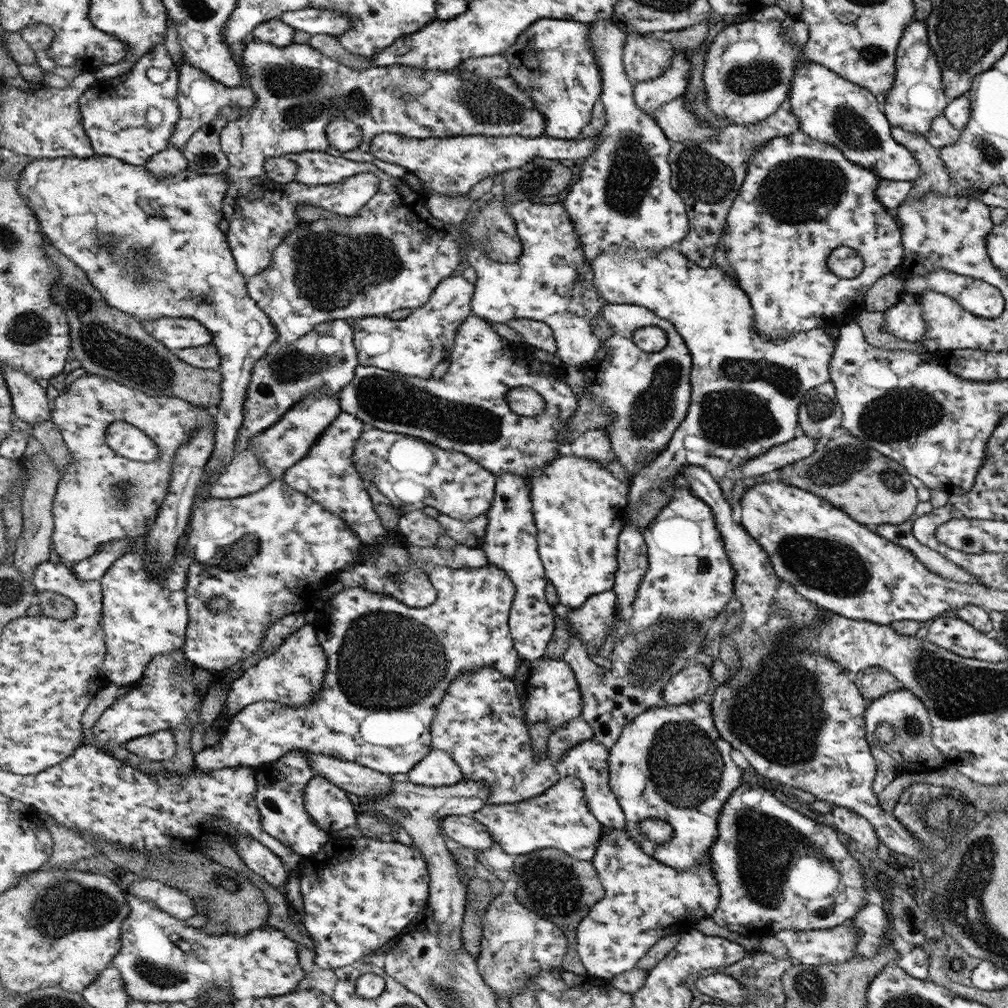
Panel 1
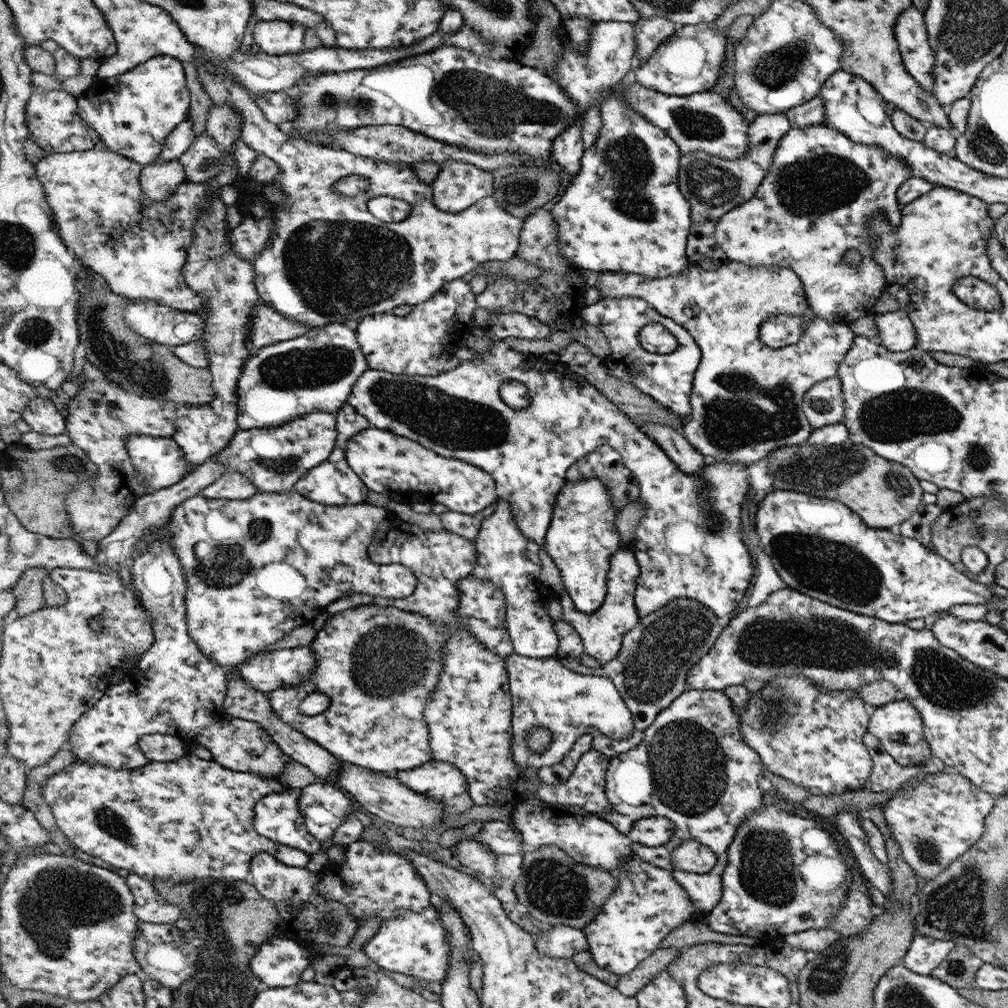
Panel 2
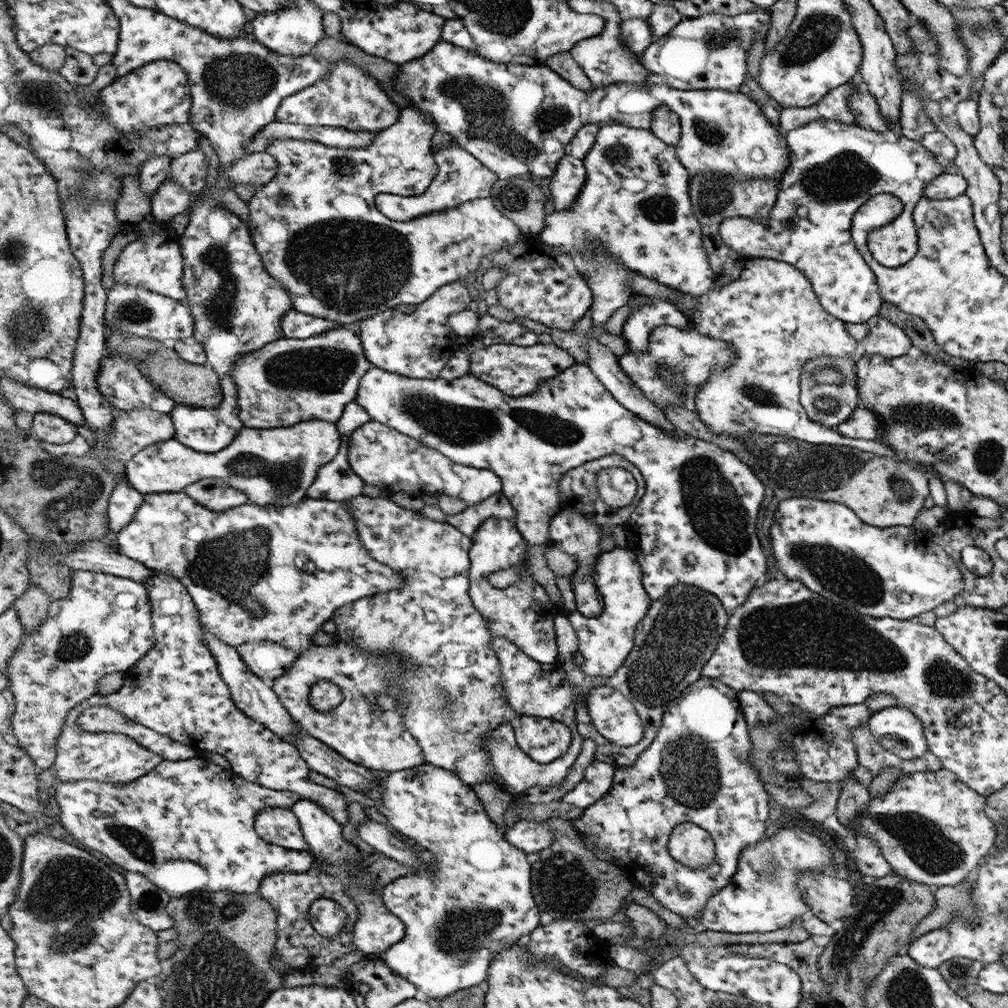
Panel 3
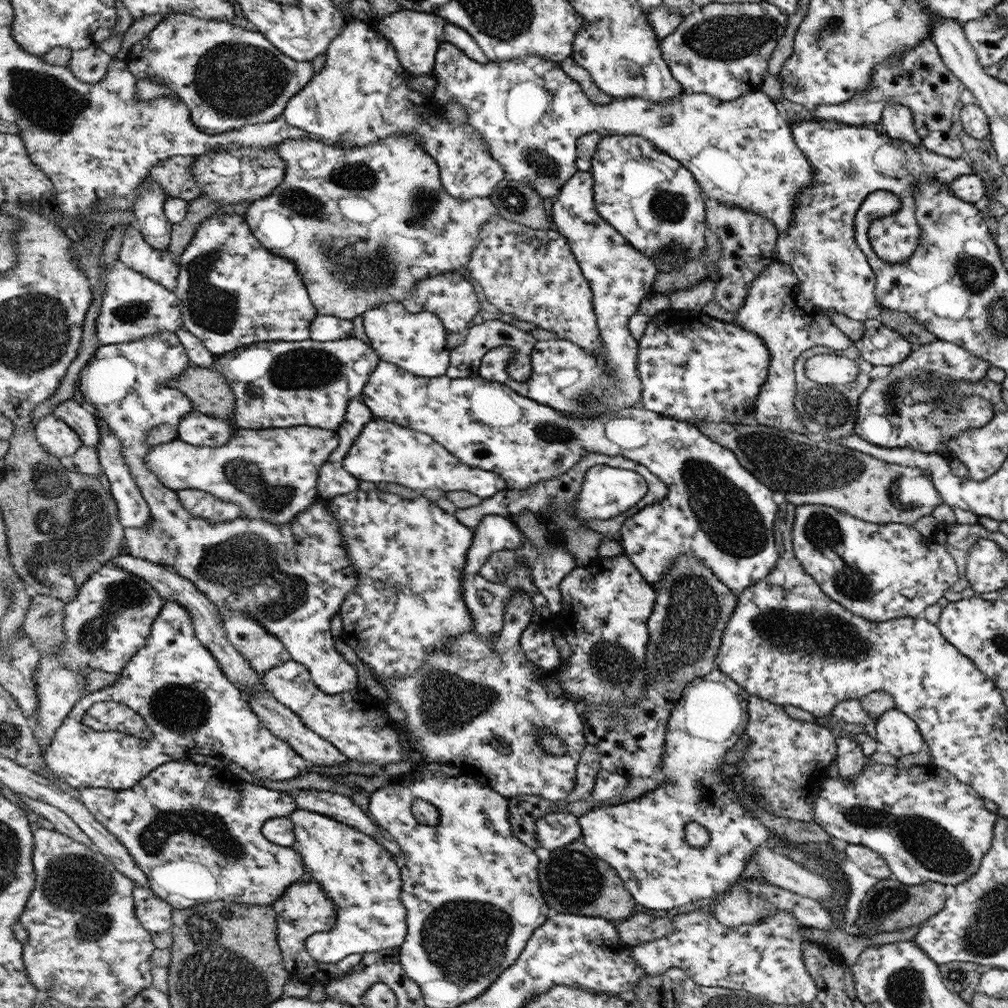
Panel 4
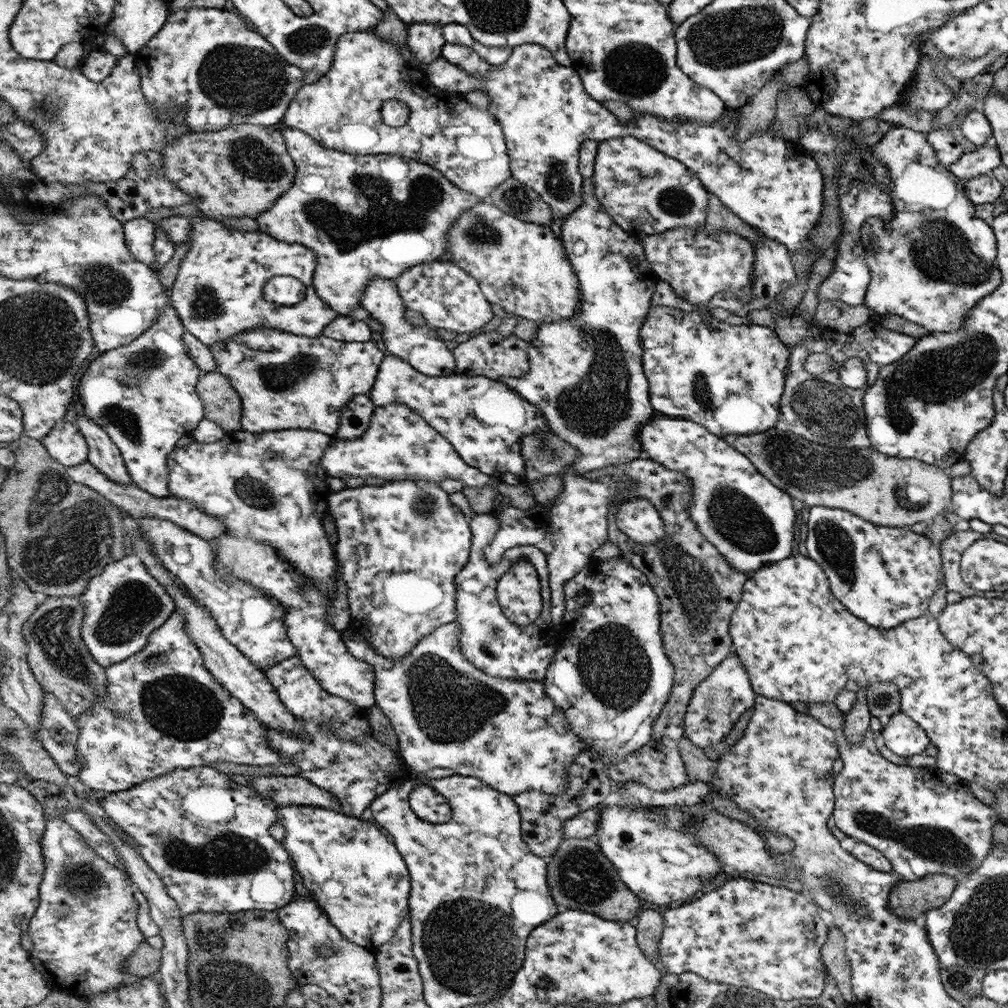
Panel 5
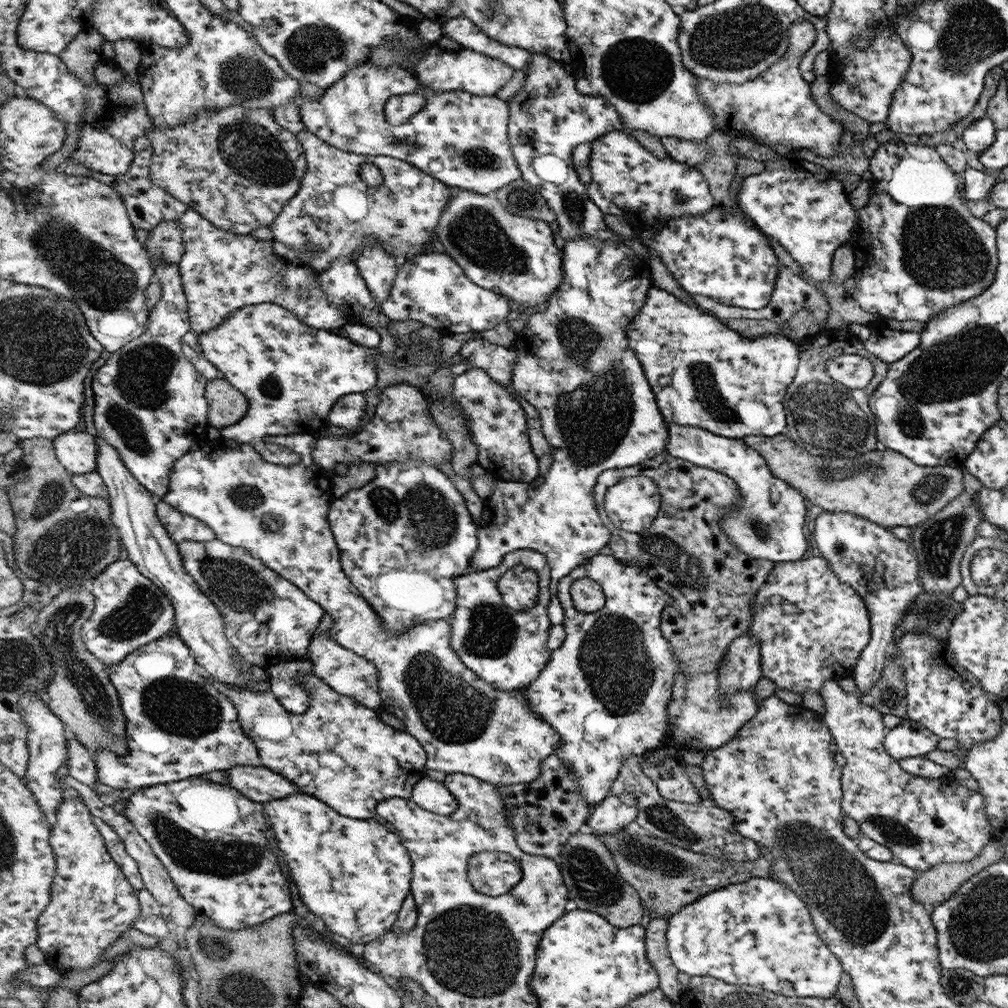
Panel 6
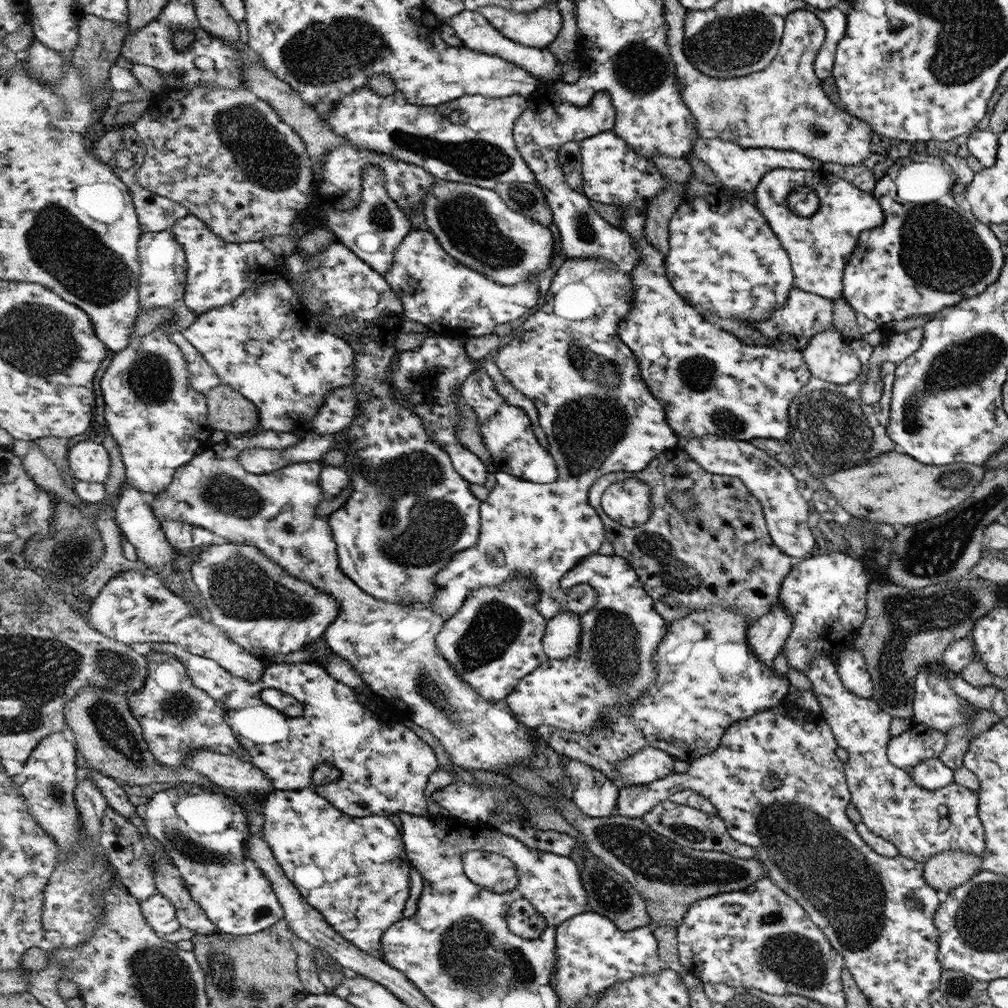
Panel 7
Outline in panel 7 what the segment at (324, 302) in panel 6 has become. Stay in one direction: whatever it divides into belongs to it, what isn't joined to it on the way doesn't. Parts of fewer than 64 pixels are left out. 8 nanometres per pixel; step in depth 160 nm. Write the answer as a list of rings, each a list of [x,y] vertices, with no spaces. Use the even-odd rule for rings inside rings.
[[[192,214],[180,219],[173,229],[187,252],[189,282],[186,304],[198,317],[212,309],[231,304],[244,292],[258,285],[276,279],[290,282],[286,276],[285,260],[282,264],[277,263],[275,254],[261,242],[224,241],[209,225],[200,220],[199,216]]]

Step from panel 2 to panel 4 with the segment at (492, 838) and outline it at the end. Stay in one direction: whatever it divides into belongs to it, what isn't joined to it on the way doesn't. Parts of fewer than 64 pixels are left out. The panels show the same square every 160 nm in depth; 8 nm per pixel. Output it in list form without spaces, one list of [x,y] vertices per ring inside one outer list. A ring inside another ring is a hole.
[[[567,812],[550,813],[538,818],[535,833],[539,846],[549,851],[581,840],[583,836],[579,819]]]

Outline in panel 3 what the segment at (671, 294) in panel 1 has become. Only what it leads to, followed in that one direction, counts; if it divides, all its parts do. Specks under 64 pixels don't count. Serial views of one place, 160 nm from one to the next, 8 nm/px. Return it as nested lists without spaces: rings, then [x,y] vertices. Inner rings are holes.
[[[750,259],[744,263],[743,275],[740,276],[738,280],[726,284],[726,286],[720,286],[721,282],[716,280],[712,290],[706,292],[704,296],[690,296],[690,294],[682,293],[682,296],[678,298],[677,308],[688,315],[690,323],[693,323],[693,327],[696,328],[698,333],[702,333],[708,337],[718,339],[720,341],[728,342],[728,345],[732,345],[736,349],[735,359],[731,362],[731,365],[725,369],[724,367],[714,367],[711,375],[708,377],[708,382],[703,384],[703,387],[696,393],[695,402],[696,402],[696,413],[700,420],[703,420],[703,423],[707,426],[708,430],[715,432],[715,434],[729,434],[729,436],[746,436],[749,432],[755,432],[756,434],[772,434],[776,436],[786,436],[792,437],[798,440],[803,440],[810,444],[831,444],[831,445],[844,445],[849,447],[854,447],[866,452],[876,453],[881,457],[894,457],[898,460],[904,460],[908,463],[909,460],[901,458],[899,454],[895,452],[884,443],[880,443],[878,440],[864,440],[857,438],[848,438],[843,434],[840,434],[834,428],[828,428],[824,425],[818,424],[816,421],[813,421],[810,417],[807,416],[807,412],[803,408],[803,404],[800,402],[800,396],[802,389],[800,388],[800,374],[802,374],[802,368],[808,360],[812,358],[844,358],[857,355],[860,352],[859,342],[847,332],[846,323],[839,318],[832,316],[831,313],[828,313],[826,309],[823,308],[822,302],[819,301],[819,298],[816,297],[814,286],[811,285],[811,280],[808,280],[807,276],[804,276],[804,273],[800,272],[799,269],[796,269],[794,265],[788,264],[787,262],[780,260],[772,259]]]

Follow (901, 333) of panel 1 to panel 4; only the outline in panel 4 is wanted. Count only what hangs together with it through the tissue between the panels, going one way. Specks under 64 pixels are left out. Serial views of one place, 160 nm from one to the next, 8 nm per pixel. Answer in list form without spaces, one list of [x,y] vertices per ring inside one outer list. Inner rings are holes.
[[[870,319],[863,322],[864,335],[854,342],[861,358],[872,366],[892,366],[902,362],[915,347],[900,336],[896,330],[884,326],[879,320]]]

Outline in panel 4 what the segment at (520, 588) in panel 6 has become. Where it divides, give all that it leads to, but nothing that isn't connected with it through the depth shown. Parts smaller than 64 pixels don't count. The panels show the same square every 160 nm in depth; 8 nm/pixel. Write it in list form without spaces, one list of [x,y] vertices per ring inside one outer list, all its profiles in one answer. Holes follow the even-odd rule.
[[[516,596],[516,600],[512,600],[512,604],[506,610],[506,622],[504,623],[504,630],[500,631],[498,638],[491,641],[488,637],[476,634],[475,632],[465,632],[454,636],[439,650],[433,650],[425,662],[421,664],[419,670],[415,674],[407,674],[401,678],[376,678],[378,683],[383,686],[389,698],[392,699],[406,714],[407,714],[407,729],[410,729],[416,736],[419,742],[418,749],[415,751],[420,753],[422,763],[438,763],[442,765],[452,765],[458,768],[461,775],[470,777],[474,781],[478,781],[480,785],[490,788],[500,795],[505,797],[518,795],[532,795],[541,796],[542,798],[557,801],[566,798],[575,789],[575,780],[577,778],[577,767],[579,760],[582,758],[584,748],[587,747],[587,739],[584,736],[583,719],[581,709],[578,704],[571,699],[571,696],[564,692],[560,681],[557,679],[556,670],[549,671],[548,669],[540,668],[532,661],[527,659],[523,648],[521,647],[520,637],[523,630],[528,626],[533,613],[533,602],[529,596]],[[542,731],[550,731],[561,738],[561,742],[566,743],[566,754],[560,757],[552,756],[542,749],[537,734]]]

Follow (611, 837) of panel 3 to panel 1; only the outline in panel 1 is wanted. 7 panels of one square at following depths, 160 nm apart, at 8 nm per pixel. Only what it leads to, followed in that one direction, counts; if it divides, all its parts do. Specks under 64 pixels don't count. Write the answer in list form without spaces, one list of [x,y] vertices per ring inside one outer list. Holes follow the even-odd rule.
[[[692,700],[686,704],[664,705],[647,708],[632,723],[623,728],[618,742],[610,752],[610,786],[618,796],[619,803],[626,814],[629,837],[639,844],[644,852],[656,860],[675,869],[689,869],[710,859],[711,846],[719,836],[720,812],[736,788],[742,785],[742,772],[732,762],[732,745],[720,736],[714,721],[711,704]],[[648,818],[658,818],[672,826],[672,838],[665,843],[656,844],[641,832],[640,823]]]

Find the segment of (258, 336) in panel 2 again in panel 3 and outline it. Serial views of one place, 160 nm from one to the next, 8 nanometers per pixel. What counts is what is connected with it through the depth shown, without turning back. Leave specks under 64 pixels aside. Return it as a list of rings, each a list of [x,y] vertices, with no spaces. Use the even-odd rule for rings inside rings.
[[[295,309],[286,312],[280,319],[280,329],[282,335],[288,339],[308,339],[320,334],[326,334],[334,328],[341,326],[340,323],[333,320],[321,319],[320,317],[304,315]]]

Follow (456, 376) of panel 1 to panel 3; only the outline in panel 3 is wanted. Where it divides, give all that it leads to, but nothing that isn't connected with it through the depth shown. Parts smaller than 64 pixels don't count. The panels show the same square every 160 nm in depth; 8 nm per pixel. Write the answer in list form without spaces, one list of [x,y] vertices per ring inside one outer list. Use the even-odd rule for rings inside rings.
[[[574,364],[568,370],[562,371],[559,375],[553,376],[551,379],[546,379],[535,393],[524,397],[519,396],[518,398],[500,392],[500,389],[488,384],[487,381],[480,380],[480,377],[474,376],[472,373],[450,380],[444,379],[442,376],[430,380],[402,376],[400,373],[388,372],[387,369],[373,366],[364,373],[364,376],[361,376],[355,399],[358,405],[362,405],[367,410],[372,421],[388,425],[398,430],[398,432],[404,433],[406,436],[415,437],[416,440],[423,441],[423,444],[426,444],[428,448],[436,449],[438,452],[443,453],[444,456],[455,461],[456,464],[495,472],[500,477],[500,480],[502,480],[501,493],[514,507],[516,528],[519,529],[520,534],[528,544],[536,544],[536,546],[549,541],[551,520],[557,516],[557,512],[563,506],[560,496],[563,475],[566,475],[568,471],[577,469],[581,464],[602,458],[602,456],[606,455],[620,455],[626,458],[626,460],[629,460],[634,466],[639,468],[640,474],[643,476],[643,482],[645,483],[645,491],[643,497],[635,502],[634,512],[632,512],[630,518],[622,526],[627,538],[628,545],[626,548],[635,553],[636,559],[641,564],[643,585],[647,589],[648,596],[651,597],[652,601],[663,598],[675,584],[689,584],[690,586],[697,586],[714,596],[718,596],[722,600],[723,607],[728,612],[731,612],[747,602],[750,592],[754,588],[754,584],[758,582],[758,578],[768,572],[766,556],[764,556],[762,544],[760,544],[760,540],[756,536],[758,508],[762,504],[762,498],[766,497],[764,496],[764,486],[756,478],[757,474],[754,474],[752,468],[744,461],[741,461],[735,453],[723,449],[711,441],[700,440],[687,434],[670,434],[662,428],[656,428],[652,424],[648,424],[645,420],[636,417],[636,414],[628,411],[623,405],[619,404],[588,365]]]

